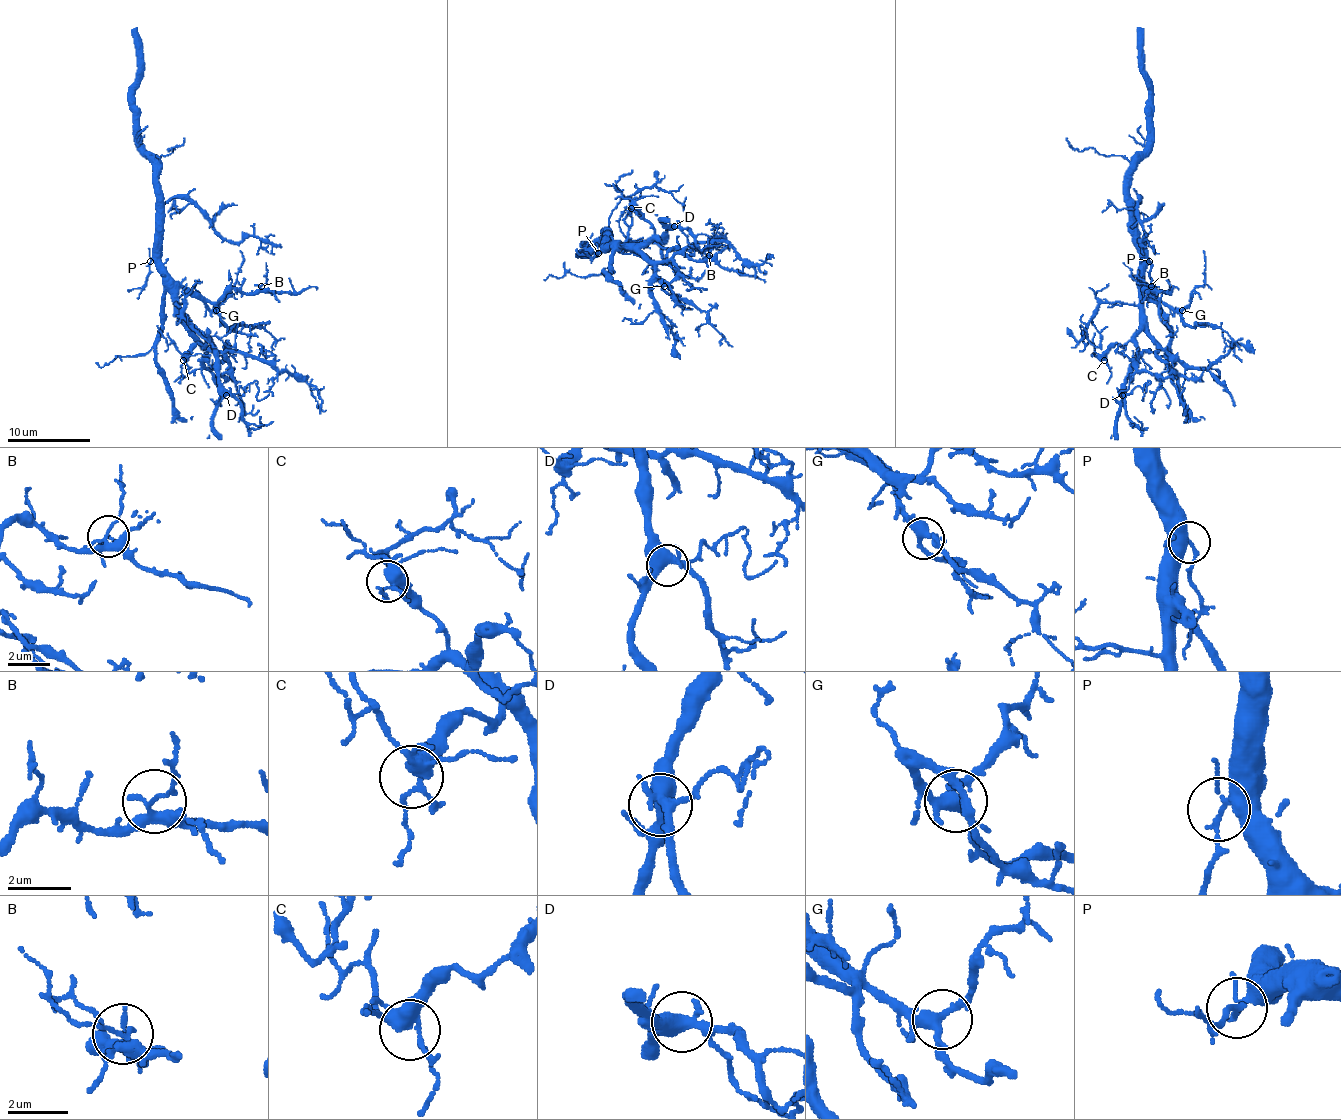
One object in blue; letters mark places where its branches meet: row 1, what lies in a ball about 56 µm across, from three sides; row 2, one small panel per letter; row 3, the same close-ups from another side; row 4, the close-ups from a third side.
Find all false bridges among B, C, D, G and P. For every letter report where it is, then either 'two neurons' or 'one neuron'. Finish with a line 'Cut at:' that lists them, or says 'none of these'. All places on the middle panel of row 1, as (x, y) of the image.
B: place (709, 255); one neuron
C: place (631, 208); one neuron
D: place (674, 226); one neuron
G: place (664, 286); one neuron
P: place (598, 253); one neuron
Cut at: none of these

